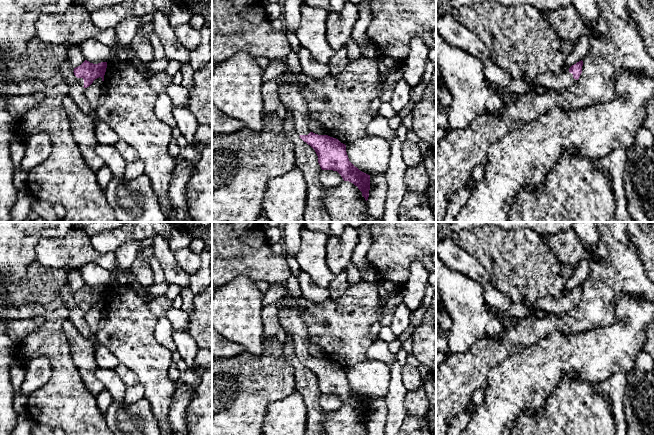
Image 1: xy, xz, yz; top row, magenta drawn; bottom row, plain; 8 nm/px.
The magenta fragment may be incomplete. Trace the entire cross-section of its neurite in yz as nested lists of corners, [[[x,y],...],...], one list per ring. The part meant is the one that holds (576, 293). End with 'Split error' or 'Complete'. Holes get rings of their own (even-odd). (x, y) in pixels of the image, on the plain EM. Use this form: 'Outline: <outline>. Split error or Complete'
Outline: [[[579,285],[572,289],[566,295],[558,297],[547,296],[539,299],[534,305],[530,306],[532,310],[545,310],[546,312],[553,312],[557,314],[565,313],[577,307],[582,297],[583,285]]]. Split error

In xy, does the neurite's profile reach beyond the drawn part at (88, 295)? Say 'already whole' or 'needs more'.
needs more

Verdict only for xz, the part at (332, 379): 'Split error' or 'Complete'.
Split error

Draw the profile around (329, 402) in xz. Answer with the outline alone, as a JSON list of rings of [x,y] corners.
[[[322,394],[320,396],[320,405],[328,413],[339,409],[343,405],[343,402],[337,395]]]

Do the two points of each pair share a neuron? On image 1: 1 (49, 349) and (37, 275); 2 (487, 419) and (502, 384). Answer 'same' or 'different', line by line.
1: same
2: same

